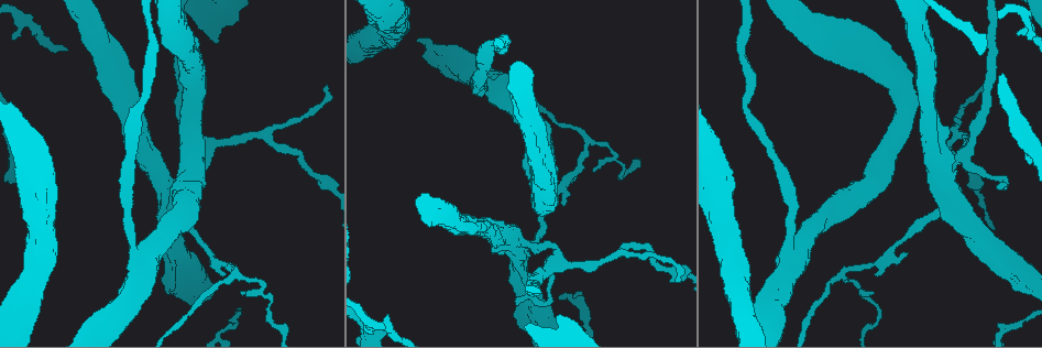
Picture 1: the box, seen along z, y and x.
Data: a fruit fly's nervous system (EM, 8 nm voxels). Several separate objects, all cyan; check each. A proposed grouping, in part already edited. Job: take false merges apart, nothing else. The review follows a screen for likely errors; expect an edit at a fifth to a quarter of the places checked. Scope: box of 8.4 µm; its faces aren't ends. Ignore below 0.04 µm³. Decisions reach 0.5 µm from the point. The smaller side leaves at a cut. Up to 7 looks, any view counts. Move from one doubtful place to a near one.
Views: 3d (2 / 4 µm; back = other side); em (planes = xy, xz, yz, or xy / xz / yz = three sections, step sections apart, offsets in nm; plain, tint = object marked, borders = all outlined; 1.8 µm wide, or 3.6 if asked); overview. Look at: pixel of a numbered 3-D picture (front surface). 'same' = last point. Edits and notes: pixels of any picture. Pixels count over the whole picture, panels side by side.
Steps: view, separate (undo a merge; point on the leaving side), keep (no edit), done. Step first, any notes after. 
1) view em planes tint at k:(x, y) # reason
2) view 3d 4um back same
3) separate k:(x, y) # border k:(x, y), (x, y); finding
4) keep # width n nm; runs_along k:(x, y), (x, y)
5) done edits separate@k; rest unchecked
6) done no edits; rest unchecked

view em xz step 8 tint at 1:(922, 81) # a fork

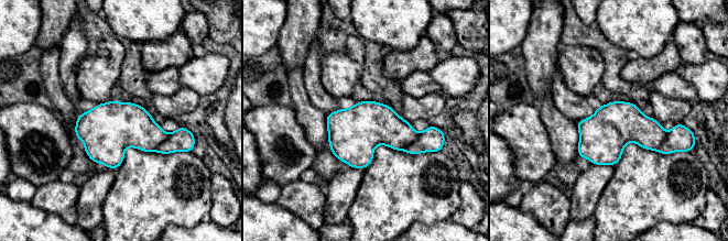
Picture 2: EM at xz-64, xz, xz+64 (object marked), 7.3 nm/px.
view em planes borders same # another direction

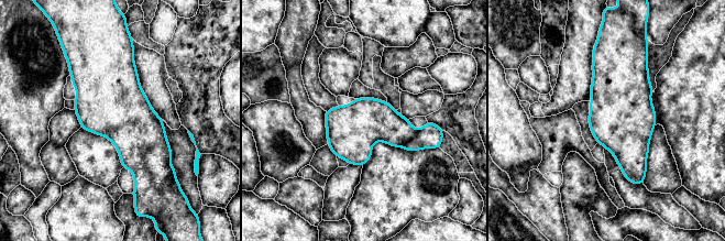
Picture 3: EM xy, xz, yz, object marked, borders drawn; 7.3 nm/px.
keep # all the same neuron

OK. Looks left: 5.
view 3d 2um at 1:(514, 247) # abrupt turn

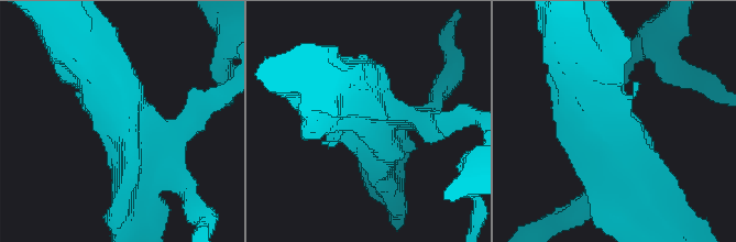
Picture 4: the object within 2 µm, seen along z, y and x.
view em xy step 8 tint at 4:(617, 137) # arms 4

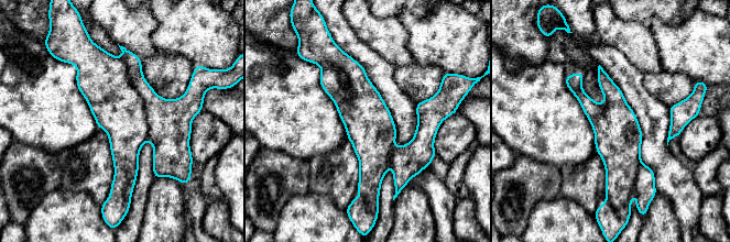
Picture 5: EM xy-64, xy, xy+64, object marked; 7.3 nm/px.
view em planes tint same # another direction

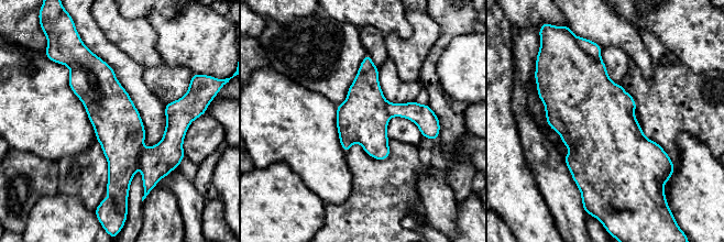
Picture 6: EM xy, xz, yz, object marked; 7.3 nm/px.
separate 6:(590, 47) # border 6:(582, 50), (593, 58), (601, 59); two neurons meet here

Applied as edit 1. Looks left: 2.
done edits separate@6; rest unchecked

